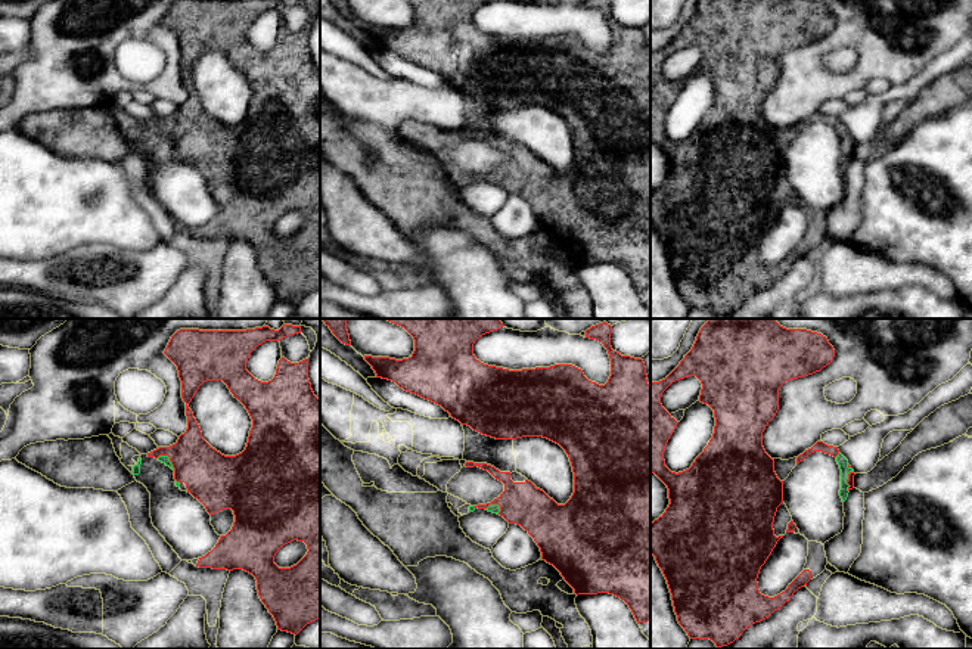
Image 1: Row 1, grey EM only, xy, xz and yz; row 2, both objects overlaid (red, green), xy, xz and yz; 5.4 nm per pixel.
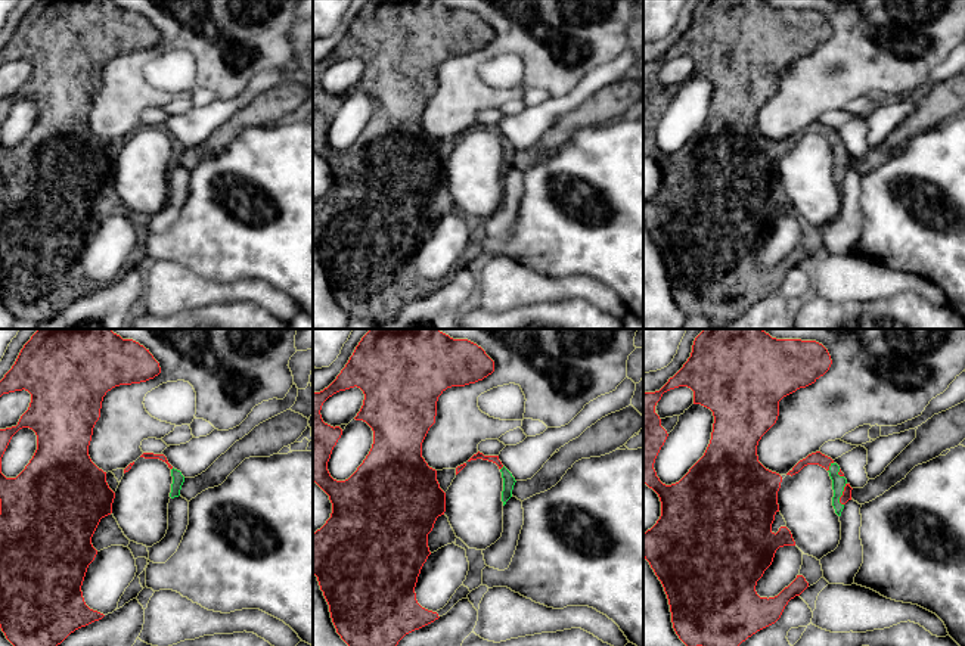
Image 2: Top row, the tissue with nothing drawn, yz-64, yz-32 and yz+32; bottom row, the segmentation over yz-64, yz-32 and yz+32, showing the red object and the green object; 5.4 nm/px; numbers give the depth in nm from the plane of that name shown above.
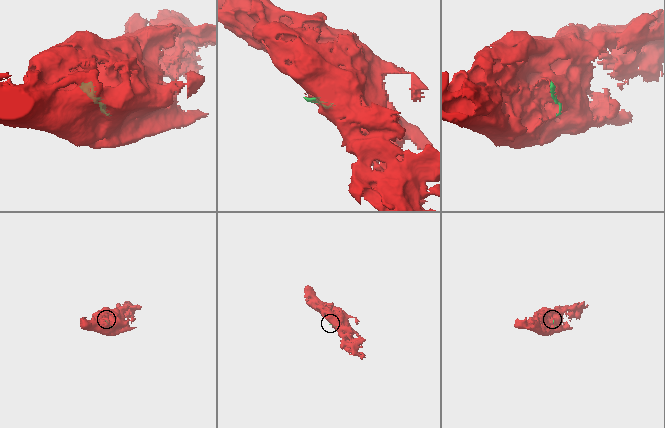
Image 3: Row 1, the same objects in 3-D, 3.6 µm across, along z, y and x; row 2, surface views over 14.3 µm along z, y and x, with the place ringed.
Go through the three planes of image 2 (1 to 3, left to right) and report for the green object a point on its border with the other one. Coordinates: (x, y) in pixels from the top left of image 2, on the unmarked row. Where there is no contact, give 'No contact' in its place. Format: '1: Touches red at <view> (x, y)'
1: No contact
2: No contact
3: Touches red at yz+32 (843, 164)

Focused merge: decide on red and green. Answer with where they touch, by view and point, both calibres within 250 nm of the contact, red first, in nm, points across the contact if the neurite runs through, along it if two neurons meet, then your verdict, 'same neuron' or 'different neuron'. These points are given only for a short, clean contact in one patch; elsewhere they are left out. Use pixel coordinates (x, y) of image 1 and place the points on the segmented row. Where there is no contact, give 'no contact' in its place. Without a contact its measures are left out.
meets red in xy at (168, 456); 280 nm thick on the red side, 50 nm on the other; same neuron

